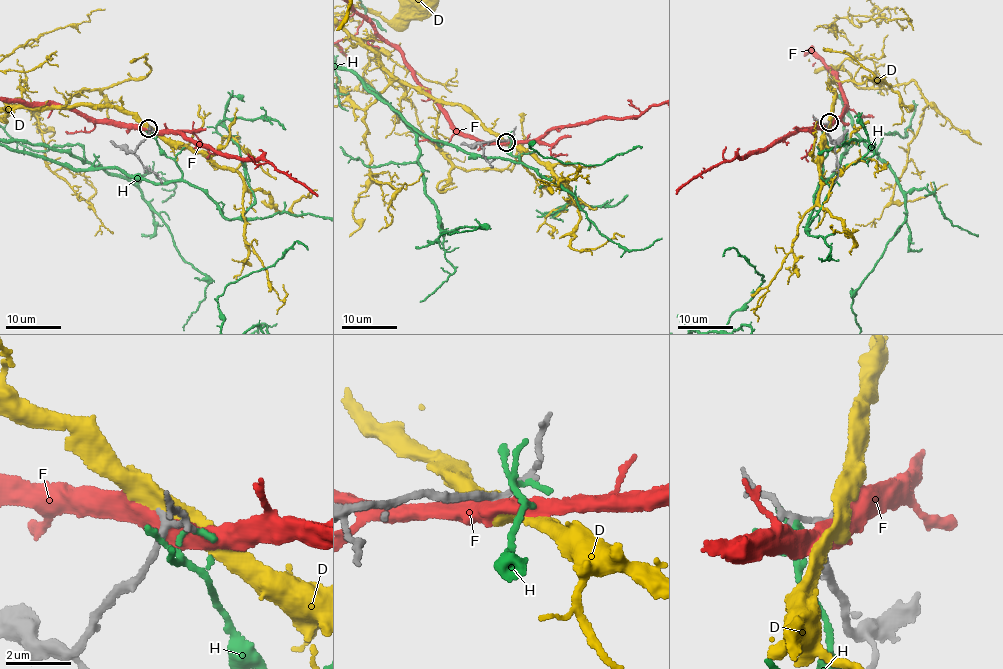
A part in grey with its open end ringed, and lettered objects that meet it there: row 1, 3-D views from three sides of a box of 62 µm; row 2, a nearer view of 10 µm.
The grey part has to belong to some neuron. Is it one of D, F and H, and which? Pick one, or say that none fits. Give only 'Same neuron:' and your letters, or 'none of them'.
Same neuron: D

